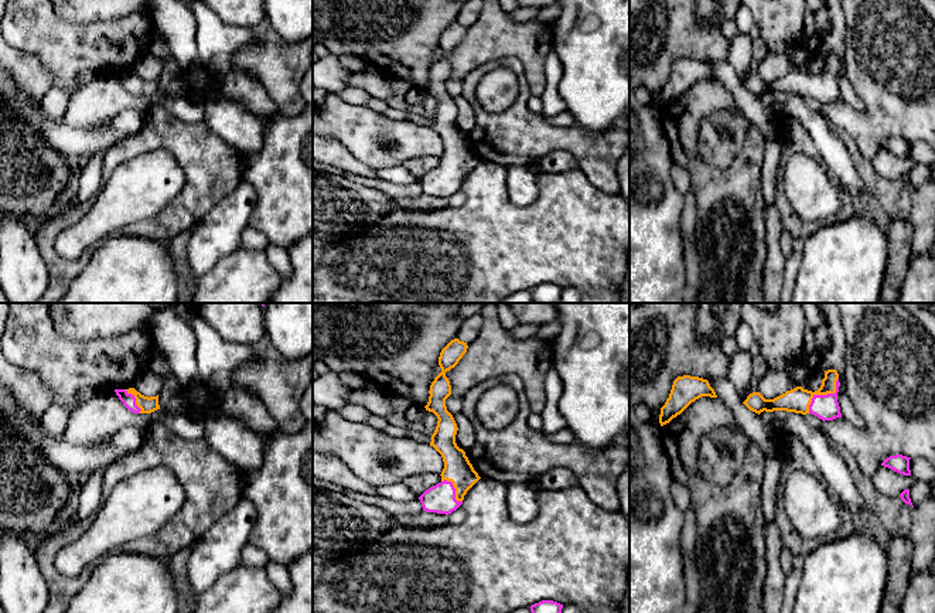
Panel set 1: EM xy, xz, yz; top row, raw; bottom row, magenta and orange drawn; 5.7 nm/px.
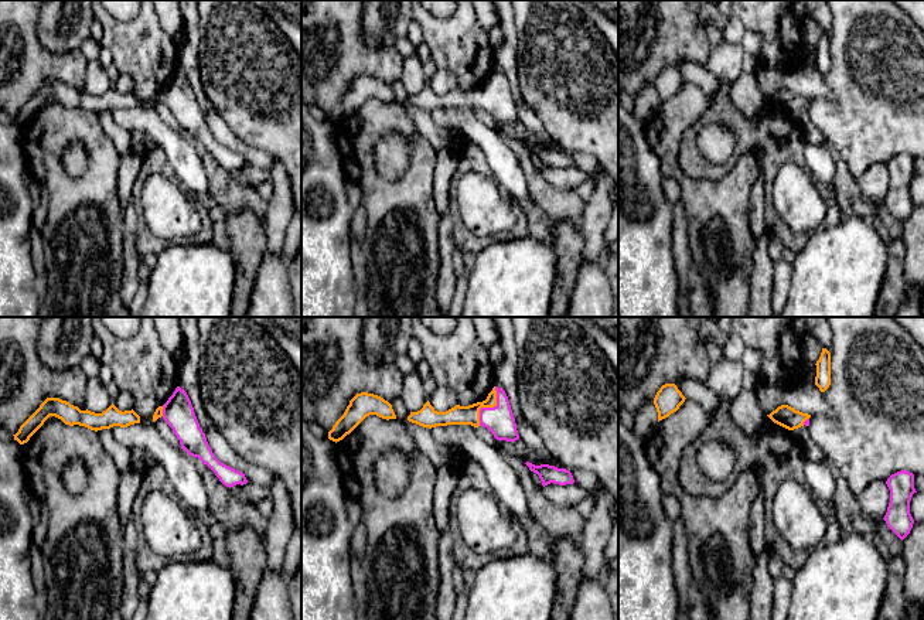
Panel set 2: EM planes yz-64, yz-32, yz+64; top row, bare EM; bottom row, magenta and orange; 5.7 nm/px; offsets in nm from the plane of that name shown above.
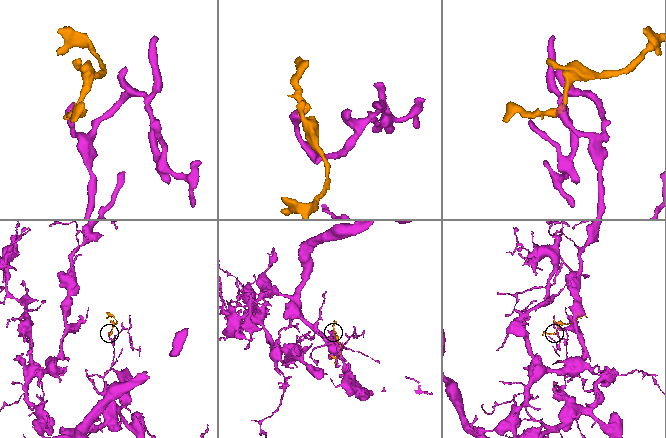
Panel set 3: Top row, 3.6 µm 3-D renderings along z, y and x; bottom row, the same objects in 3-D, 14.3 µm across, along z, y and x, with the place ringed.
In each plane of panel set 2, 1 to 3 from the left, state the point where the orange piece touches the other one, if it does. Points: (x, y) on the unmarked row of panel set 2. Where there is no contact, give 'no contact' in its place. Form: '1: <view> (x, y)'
1: yz-64 (163, 94)
2: yz-32 (488, 91)
3: yz+64 (805, 104)

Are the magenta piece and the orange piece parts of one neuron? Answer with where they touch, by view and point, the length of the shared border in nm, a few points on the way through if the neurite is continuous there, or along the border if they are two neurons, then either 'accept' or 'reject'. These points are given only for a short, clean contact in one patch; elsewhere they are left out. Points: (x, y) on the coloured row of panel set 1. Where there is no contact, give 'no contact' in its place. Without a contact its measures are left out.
meets magenta in yz at (823, 395); contact 260 nm long; runs through yz (825, 407), (823, 395), (798, 399); accept

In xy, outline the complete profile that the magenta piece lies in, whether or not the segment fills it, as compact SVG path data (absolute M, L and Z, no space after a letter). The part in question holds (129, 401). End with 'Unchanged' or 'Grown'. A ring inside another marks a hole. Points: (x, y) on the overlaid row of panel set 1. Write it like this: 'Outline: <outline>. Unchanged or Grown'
Outline: M134 388L115 389L115 392L123 405L133 413L151 413L160 409L158 395L149 398L137 392Z. Grown

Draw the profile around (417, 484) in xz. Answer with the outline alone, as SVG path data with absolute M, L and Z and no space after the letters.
M424 473L420 476L410 476L403 480L403 483L417 495L420 497L430 487L441 483L440 474Z

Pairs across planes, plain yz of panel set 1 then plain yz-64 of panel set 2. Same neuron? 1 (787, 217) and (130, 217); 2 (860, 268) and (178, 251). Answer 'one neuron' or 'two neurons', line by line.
1: two neurons
2: one neuron

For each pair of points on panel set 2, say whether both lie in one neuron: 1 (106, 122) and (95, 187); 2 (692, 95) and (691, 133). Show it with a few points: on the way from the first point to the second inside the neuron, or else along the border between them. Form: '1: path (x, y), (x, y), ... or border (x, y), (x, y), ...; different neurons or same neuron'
1: border (95, 115), (120, 156); different neurons
2: border (709, 96), (706, 109), (685, 130), (678, 156); different neurons

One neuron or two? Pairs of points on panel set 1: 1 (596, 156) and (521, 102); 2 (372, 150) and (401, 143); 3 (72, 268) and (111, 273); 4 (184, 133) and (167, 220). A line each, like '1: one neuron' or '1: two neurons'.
1: one neuron
2: one neuron
3: two neurons
4: one neuron

